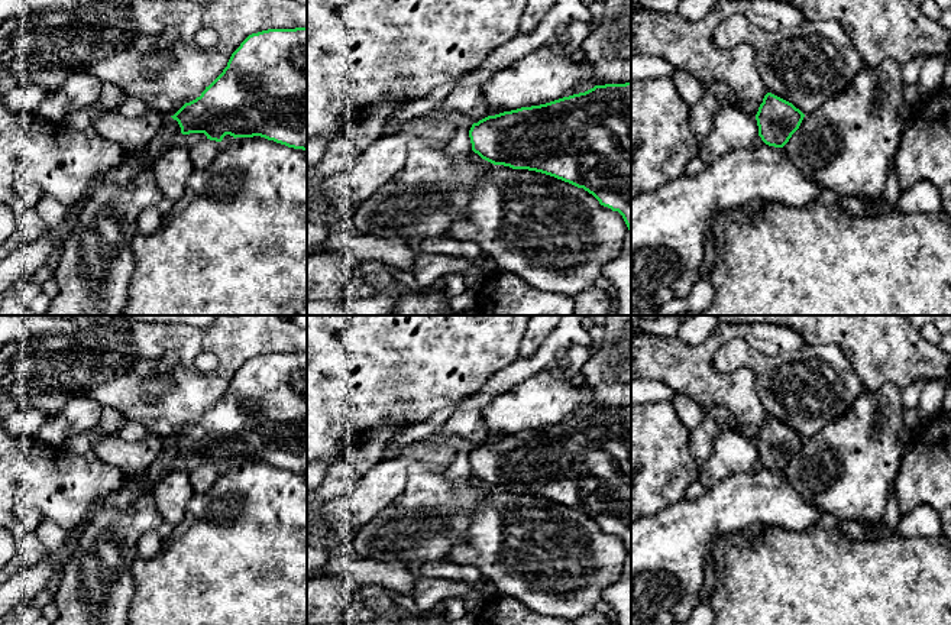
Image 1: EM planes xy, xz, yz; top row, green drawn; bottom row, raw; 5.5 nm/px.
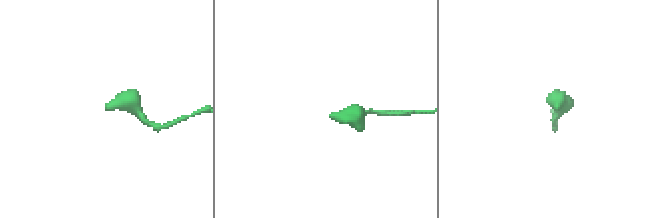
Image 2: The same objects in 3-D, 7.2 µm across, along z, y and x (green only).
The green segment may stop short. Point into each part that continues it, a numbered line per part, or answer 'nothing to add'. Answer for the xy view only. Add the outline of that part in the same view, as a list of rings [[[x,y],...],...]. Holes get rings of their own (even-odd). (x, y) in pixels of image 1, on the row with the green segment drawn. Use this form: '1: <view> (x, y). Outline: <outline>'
nothing to add

